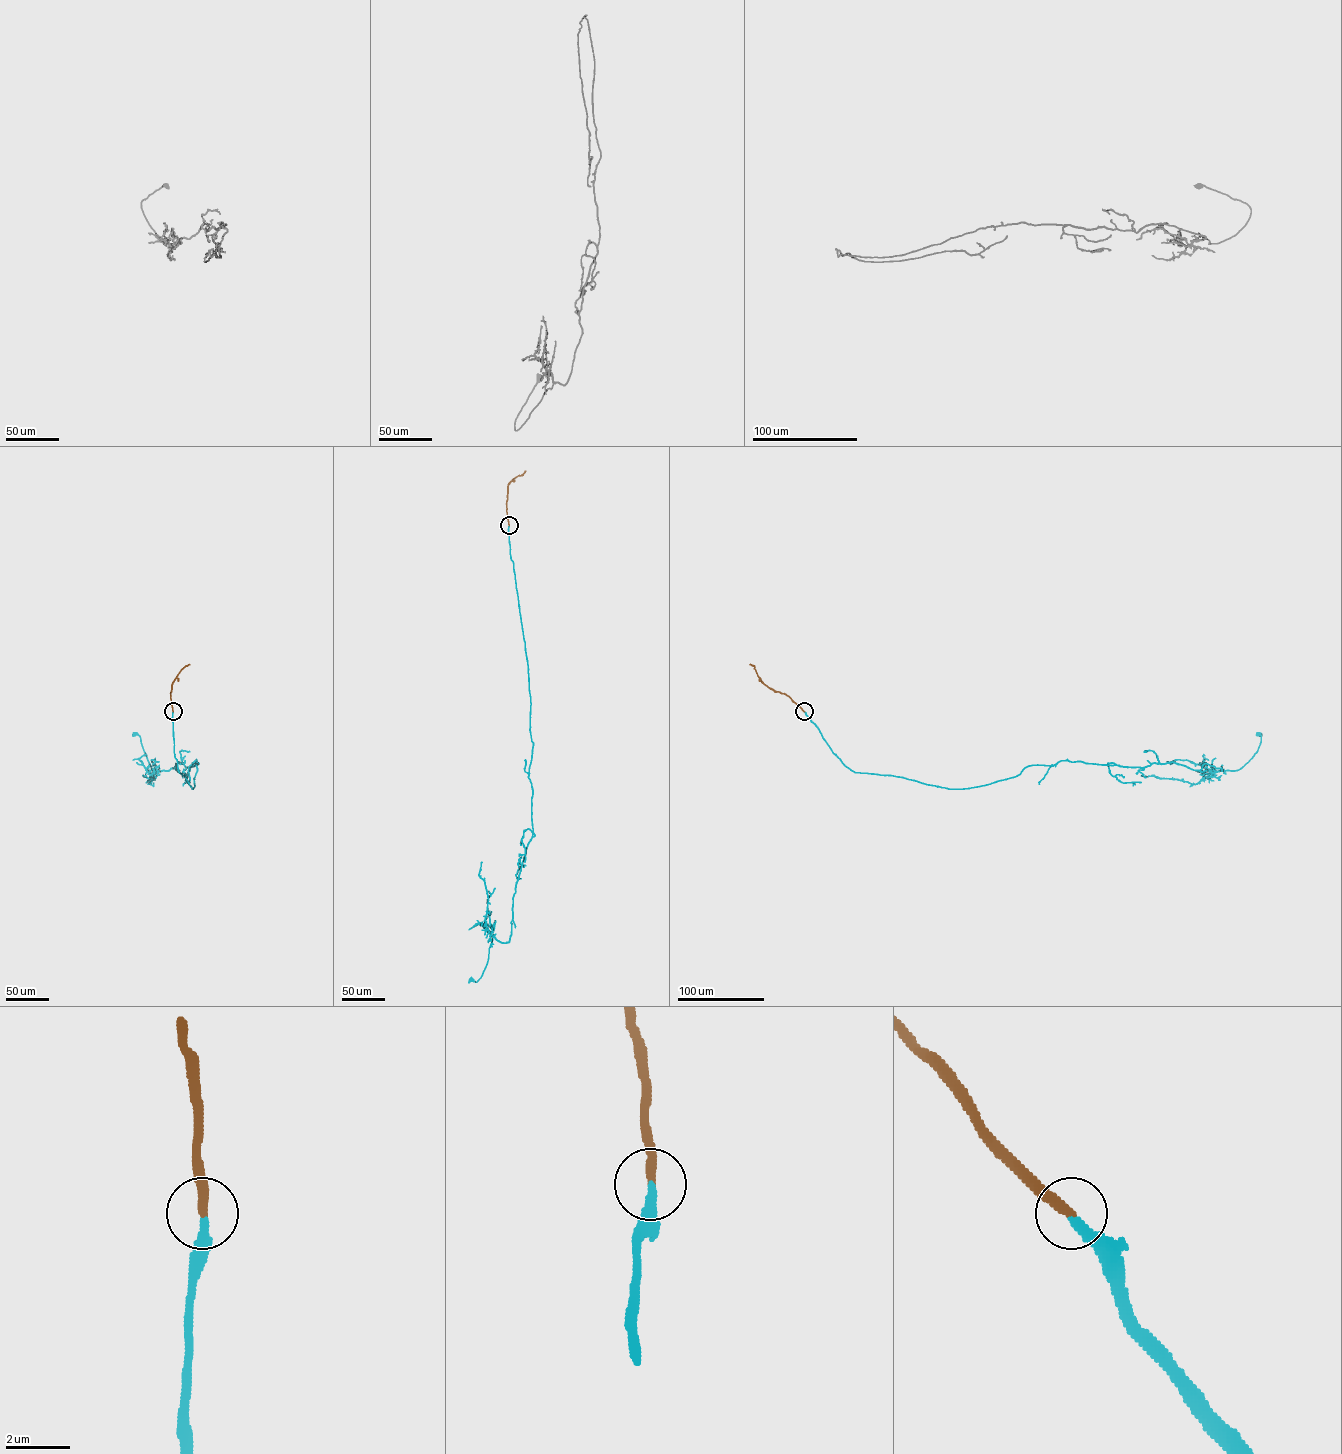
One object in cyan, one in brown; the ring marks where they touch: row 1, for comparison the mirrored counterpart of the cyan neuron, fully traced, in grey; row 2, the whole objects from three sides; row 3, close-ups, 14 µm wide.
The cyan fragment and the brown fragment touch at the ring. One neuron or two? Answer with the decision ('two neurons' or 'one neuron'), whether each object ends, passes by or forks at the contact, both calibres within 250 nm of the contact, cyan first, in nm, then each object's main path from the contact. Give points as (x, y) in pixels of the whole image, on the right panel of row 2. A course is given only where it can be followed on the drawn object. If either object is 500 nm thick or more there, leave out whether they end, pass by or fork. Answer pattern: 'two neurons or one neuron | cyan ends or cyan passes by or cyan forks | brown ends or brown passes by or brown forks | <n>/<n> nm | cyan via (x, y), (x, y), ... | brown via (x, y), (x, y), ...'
one neuron | cyan ends | brown ends | 280/300 nm | cyan via (804, 712), (854, 771), (949, 789), (1061, 760), (1236, 770), (1257, 750), (1259, 733) | brown via (804, 712), (788, 696), (765, 684), (749, 664)

